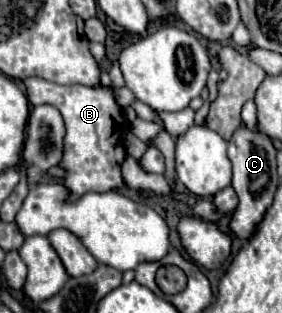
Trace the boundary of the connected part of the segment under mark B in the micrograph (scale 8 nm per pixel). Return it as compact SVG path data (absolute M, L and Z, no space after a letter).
M28 77L24 81L26 87L26 95L28 101L34 105L54 105L58 107L58 111L64 117L66 123L66 139L64 139L64 159L62 159L62 167L66 169L66 177L64 177L64 185L72 191L72 197L80 197L88 191L108 191L108 189L116 189L116 187L124 187L122 181L122 173L120 173L120 165L126 157L126 149L122 145L122 139L110 139L114 133L118 137L118 133L128 129L128 123L122 115L122 107L116 103L112 89L108 87L86 87L86 85L58 85L40 77Z

